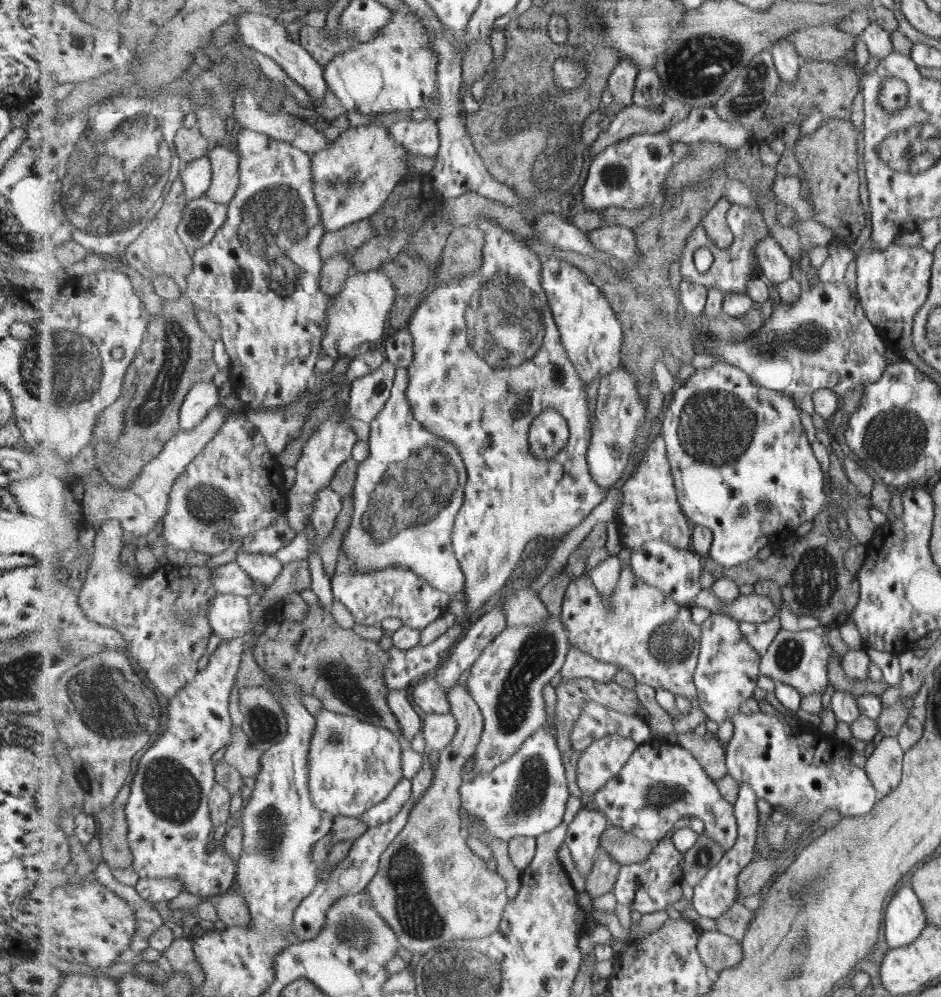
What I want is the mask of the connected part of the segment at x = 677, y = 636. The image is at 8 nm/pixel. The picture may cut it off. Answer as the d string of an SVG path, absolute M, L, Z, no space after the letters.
M624 561L620 584L613 596L613 601L605 605L600 593L590 578L583 574L574 580L566 590L566 596L560 612L561 620L568 630L570 644L605 663L617 664L619 669L632 674L636 682L642 682L653 689L661 687L674 695L685 696L687 699L698 698L695 678L700 660L700 645L703 632L692 618L692 606L679 605L672 597L667 597L660 589L648 586L633 572L631 562Z

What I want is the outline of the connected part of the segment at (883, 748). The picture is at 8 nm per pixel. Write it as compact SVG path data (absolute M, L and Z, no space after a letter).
M885 737L863 763L881 797L885 797L899 783L903 753L895 737Z

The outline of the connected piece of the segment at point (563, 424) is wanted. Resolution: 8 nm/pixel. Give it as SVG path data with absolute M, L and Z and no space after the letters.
M545 409L530 428L529 443L535 457L551 459L569 443L572 430L568 420L555 409Z

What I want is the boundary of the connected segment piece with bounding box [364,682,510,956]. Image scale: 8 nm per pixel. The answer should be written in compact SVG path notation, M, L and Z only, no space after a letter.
M455 684L448 692L451 711L457 718L458 730L447 749L439 752L438 768L432 785L420 801L414 806L408 823L381 857L379 871L368 884L364 894L373 900L381 916L387 924L397 932L397 940L413 954L427 954L437 946L453 942L469 942L473 939L485 939L493 935L501 926L505 909L510 901L508 895L509 882L505 881L497 872L487 870L487 864L467 846L464 821L460 811L462 798L460 788L463 786L463 768L475 754L481 734L483 734L483 714L479 710L477 701L469 692L467 684Z

